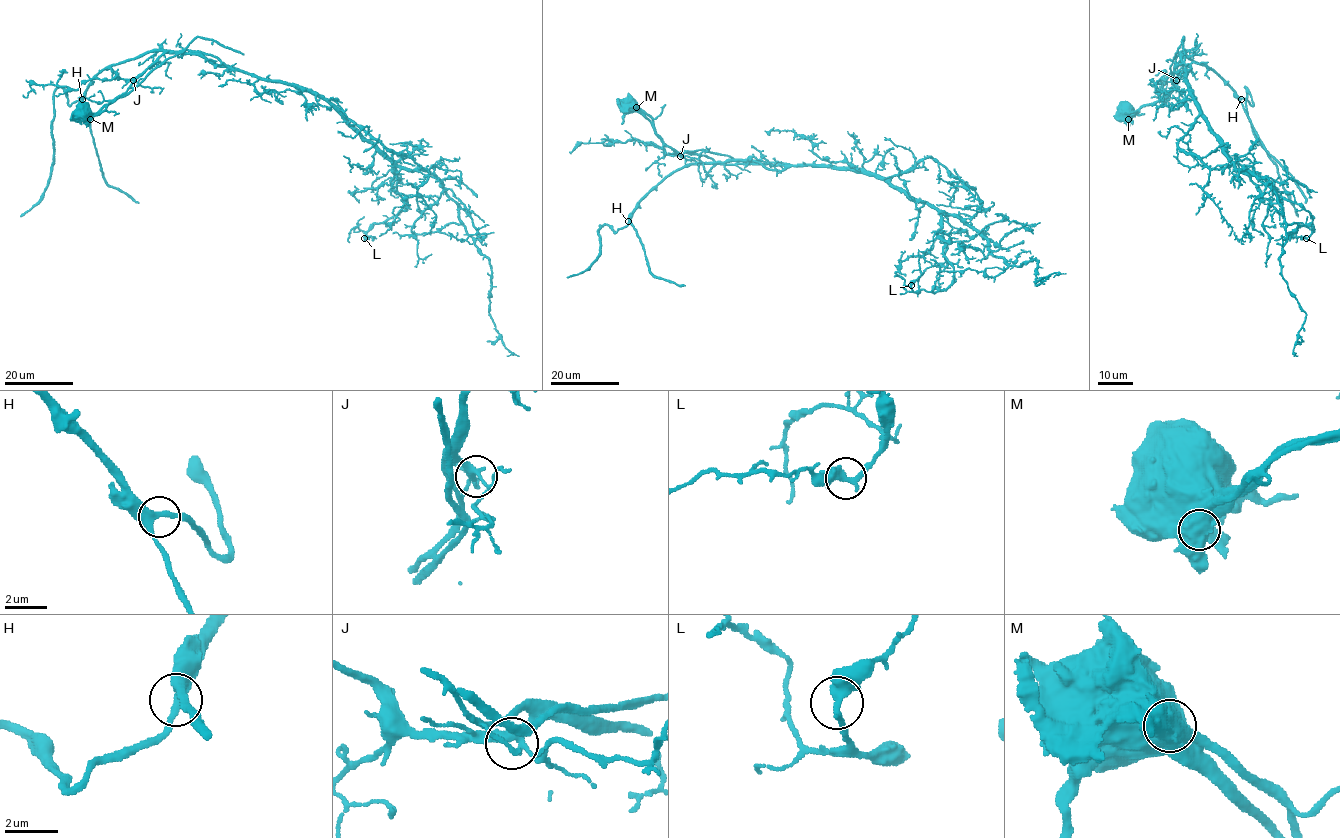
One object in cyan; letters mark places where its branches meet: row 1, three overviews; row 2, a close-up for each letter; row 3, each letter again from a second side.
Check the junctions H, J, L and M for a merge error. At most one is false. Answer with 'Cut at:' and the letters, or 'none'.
Cut at: M

